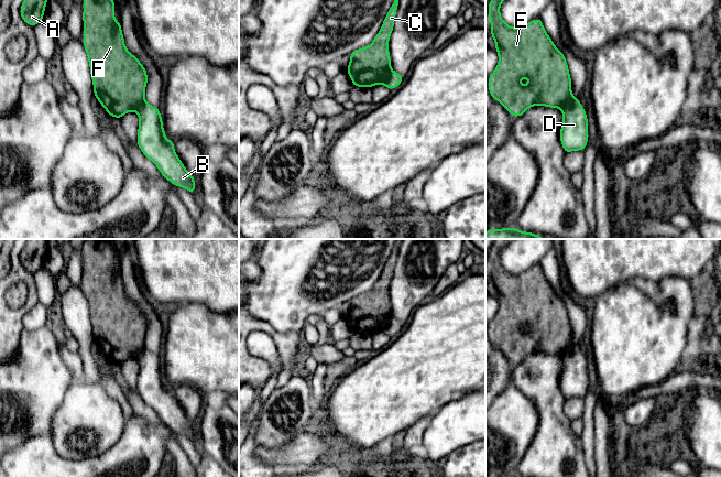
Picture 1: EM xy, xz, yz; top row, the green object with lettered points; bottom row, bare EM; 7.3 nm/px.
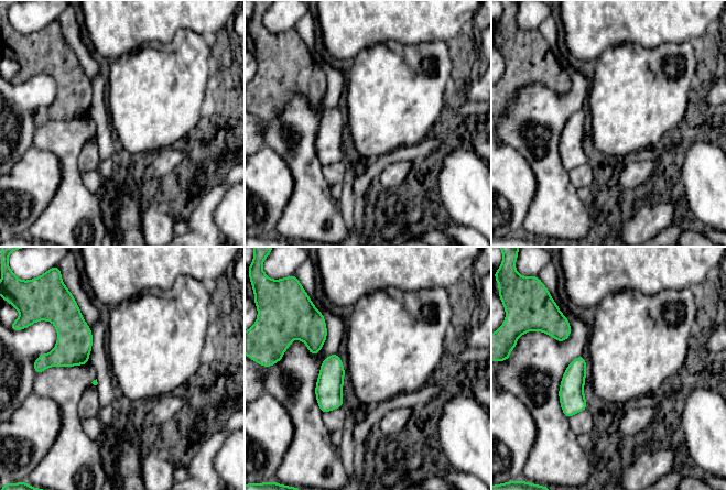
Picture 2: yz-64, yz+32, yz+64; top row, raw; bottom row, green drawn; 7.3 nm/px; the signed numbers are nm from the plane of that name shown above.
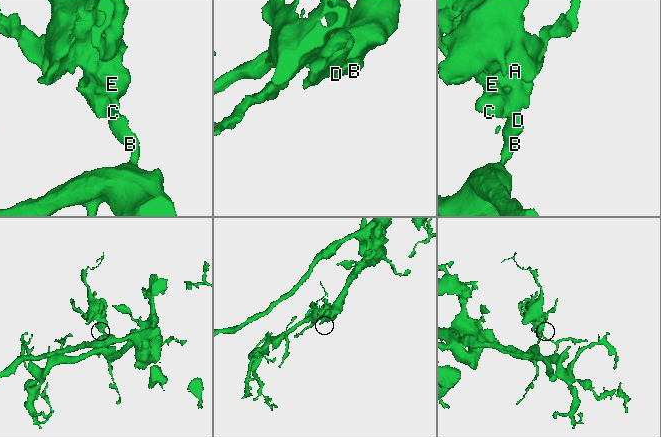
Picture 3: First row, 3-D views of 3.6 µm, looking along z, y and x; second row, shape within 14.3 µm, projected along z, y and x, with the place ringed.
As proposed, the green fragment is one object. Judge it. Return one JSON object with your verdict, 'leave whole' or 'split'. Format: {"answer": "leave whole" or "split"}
{"answer": "split"}

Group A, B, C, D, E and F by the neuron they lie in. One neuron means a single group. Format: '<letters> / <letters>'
A C E F / B D

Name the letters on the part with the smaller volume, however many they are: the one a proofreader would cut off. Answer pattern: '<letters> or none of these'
A, C, E, F

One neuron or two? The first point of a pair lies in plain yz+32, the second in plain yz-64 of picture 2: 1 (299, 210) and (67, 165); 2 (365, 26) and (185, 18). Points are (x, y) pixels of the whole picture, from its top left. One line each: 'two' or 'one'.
1: one
2: one

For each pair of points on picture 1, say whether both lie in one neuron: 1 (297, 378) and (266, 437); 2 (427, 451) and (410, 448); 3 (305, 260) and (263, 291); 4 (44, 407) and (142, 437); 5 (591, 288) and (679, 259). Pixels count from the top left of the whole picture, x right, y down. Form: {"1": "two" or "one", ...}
{"1": "one", "2": "two", "3": "one", "4": "two", "5": "one"}

